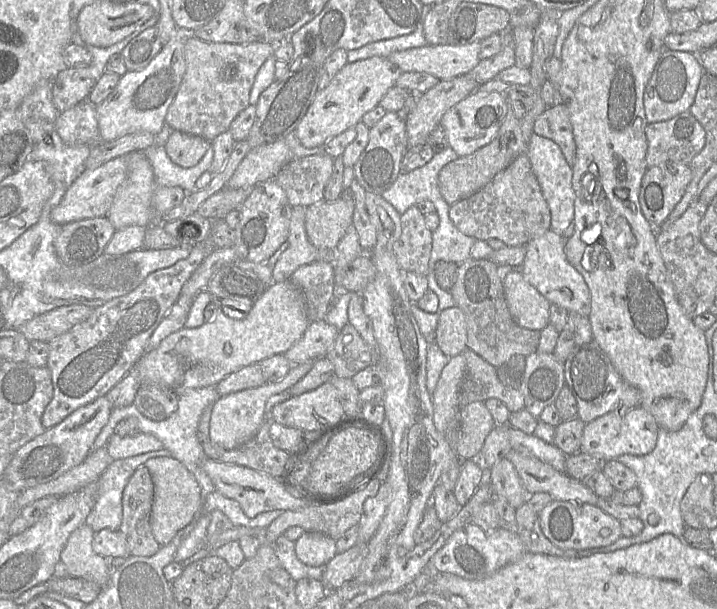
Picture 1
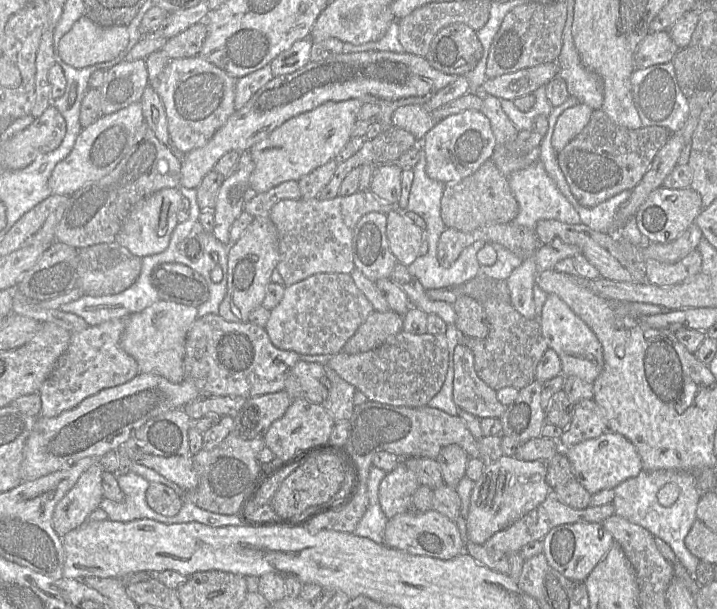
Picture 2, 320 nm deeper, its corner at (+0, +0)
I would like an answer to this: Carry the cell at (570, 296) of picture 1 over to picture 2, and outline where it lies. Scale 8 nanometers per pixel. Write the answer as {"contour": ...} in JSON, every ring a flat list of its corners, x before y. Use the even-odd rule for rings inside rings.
{"contour":[[548,294,540,316,542,335,549,348,559,356,561,374,575,376,588,383,594,383,603,369,603,349,591,328,578,317,557,295]]}

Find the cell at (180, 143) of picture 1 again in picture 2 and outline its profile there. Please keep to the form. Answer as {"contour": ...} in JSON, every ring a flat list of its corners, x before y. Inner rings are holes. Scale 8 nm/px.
{"contour":[[150,84,144,89,140,102,145,122,161,143,171,147,165,108,162,100]]}

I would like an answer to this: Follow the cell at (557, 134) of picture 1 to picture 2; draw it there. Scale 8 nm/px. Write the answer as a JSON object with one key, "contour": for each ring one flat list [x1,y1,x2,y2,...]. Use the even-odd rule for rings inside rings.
{"contour":[[595,109,581,133,557,154,557,160,572,194,581,205,591,208,624,190,632,190,671,135,663,126,629,129,613,122,602,109]]}

